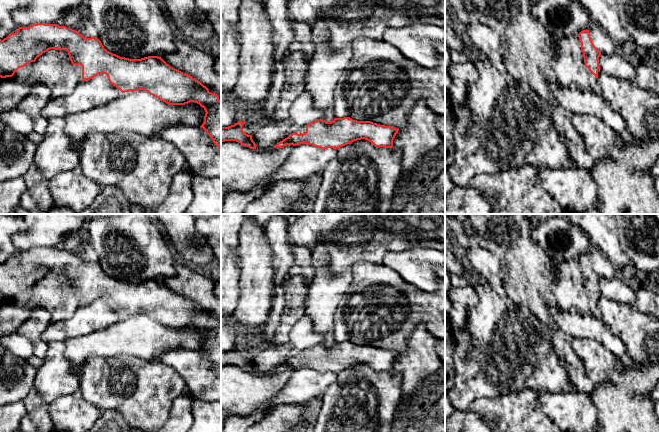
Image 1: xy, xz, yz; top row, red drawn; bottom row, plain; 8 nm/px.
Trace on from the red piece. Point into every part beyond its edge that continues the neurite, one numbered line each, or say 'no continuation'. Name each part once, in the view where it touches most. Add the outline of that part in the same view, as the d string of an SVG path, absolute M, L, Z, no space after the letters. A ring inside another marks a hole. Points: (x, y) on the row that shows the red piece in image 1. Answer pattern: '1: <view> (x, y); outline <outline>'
1: xy (77, 69); outline M74 65L72 73L77 76L78 83L83 82L83 79L82 79L82 66L81 65Z

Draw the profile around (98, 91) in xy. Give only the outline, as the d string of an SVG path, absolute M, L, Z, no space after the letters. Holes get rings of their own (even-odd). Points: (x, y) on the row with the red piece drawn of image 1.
M98 74L90 80L78 83L69 95L51 97L41 115L47 120L86 112L119 98L121 93L109 82L106 74Z

